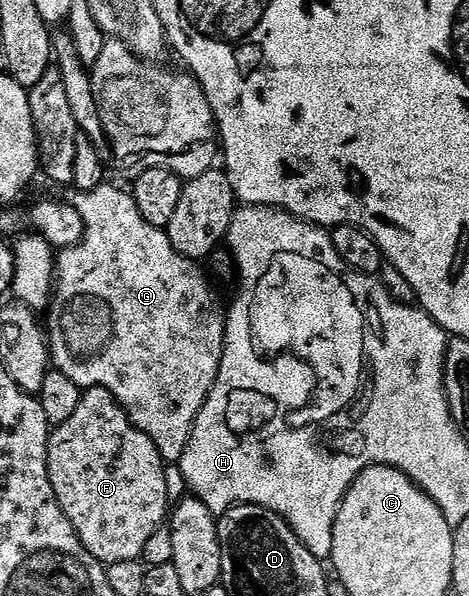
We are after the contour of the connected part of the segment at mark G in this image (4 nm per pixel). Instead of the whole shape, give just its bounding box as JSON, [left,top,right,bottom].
[45,183,227,463]

